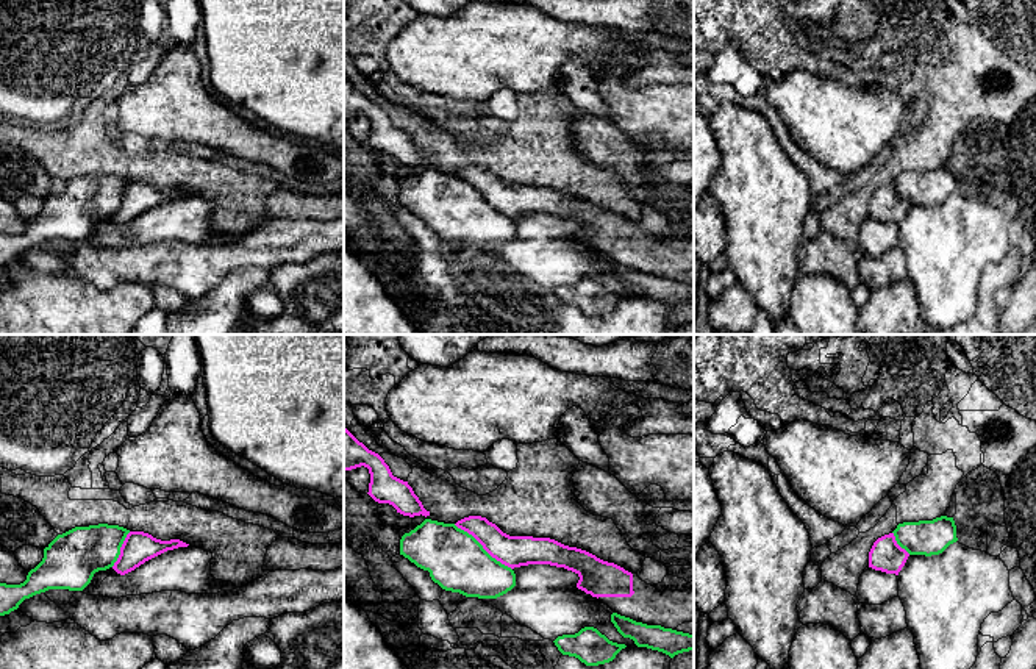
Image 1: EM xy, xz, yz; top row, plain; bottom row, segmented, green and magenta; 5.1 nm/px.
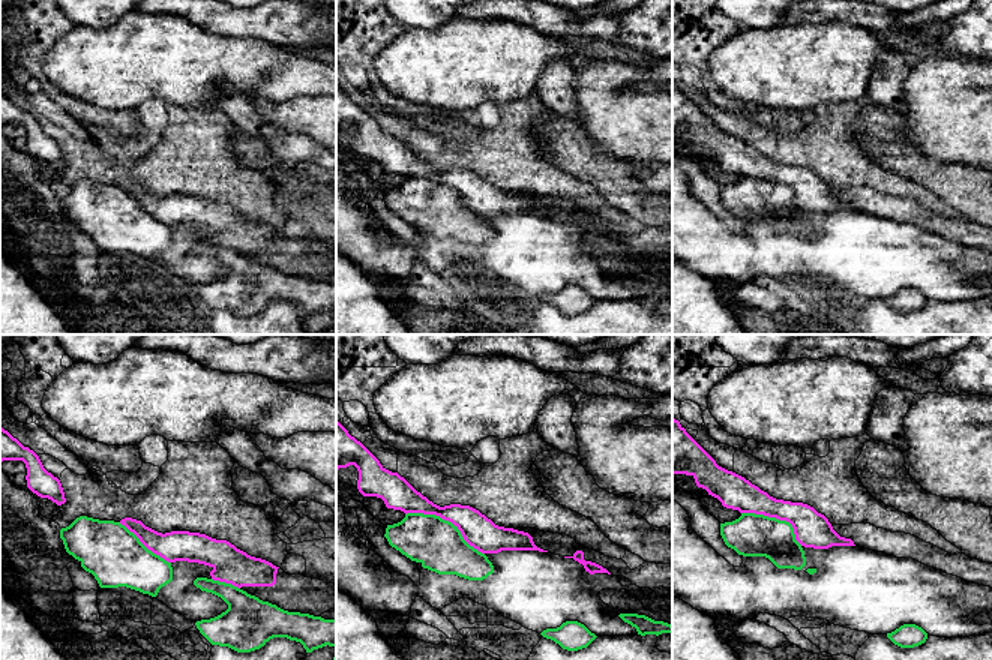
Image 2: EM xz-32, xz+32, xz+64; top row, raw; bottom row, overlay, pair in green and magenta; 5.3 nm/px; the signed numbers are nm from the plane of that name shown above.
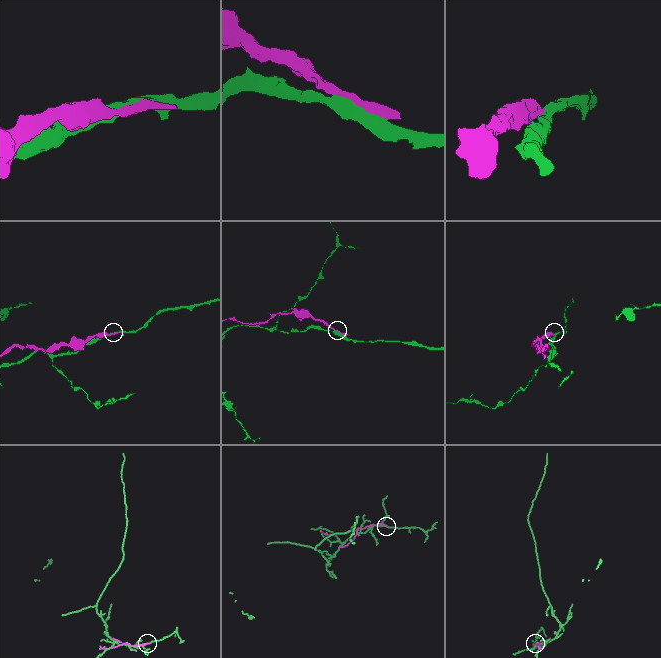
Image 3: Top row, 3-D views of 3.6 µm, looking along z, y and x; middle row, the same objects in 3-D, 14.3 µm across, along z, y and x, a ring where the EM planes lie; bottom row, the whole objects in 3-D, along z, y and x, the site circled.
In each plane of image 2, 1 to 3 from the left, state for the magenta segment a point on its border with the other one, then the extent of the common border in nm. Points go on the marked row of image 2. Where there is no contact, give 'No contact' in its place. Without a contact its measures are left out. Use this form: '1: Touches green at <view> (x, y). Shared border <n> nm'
1: Touches green at xz-32 (143, 545). Shared border 360 nm
2: Touches green at xz+32 (446, 521). Shared border 480 nm
3: Touches green at xz+64 (775, 518). Shared border 380 nm

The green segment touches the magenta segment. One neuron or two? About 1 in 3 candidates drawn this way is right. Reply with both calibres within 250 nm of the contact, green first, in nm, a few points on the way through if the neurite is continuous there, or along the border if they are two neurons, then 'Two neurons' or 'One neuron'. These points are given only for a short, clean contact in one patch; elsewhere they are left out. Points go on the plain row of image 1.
Thickness 300 nm (green) against 160 nm. Two neurons

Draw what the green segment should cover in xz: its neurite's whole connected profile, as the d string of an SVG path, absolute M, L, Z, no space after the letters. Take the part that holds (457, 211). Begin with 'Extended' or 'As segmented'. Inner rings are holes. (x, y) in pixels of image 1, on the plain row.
As segmented. M425 169L402 186L400 205L417 217L428 220L431 230L442 239L459 242L466 247L497 249L516 236L514 220L492 208L472 184L455 174Z

